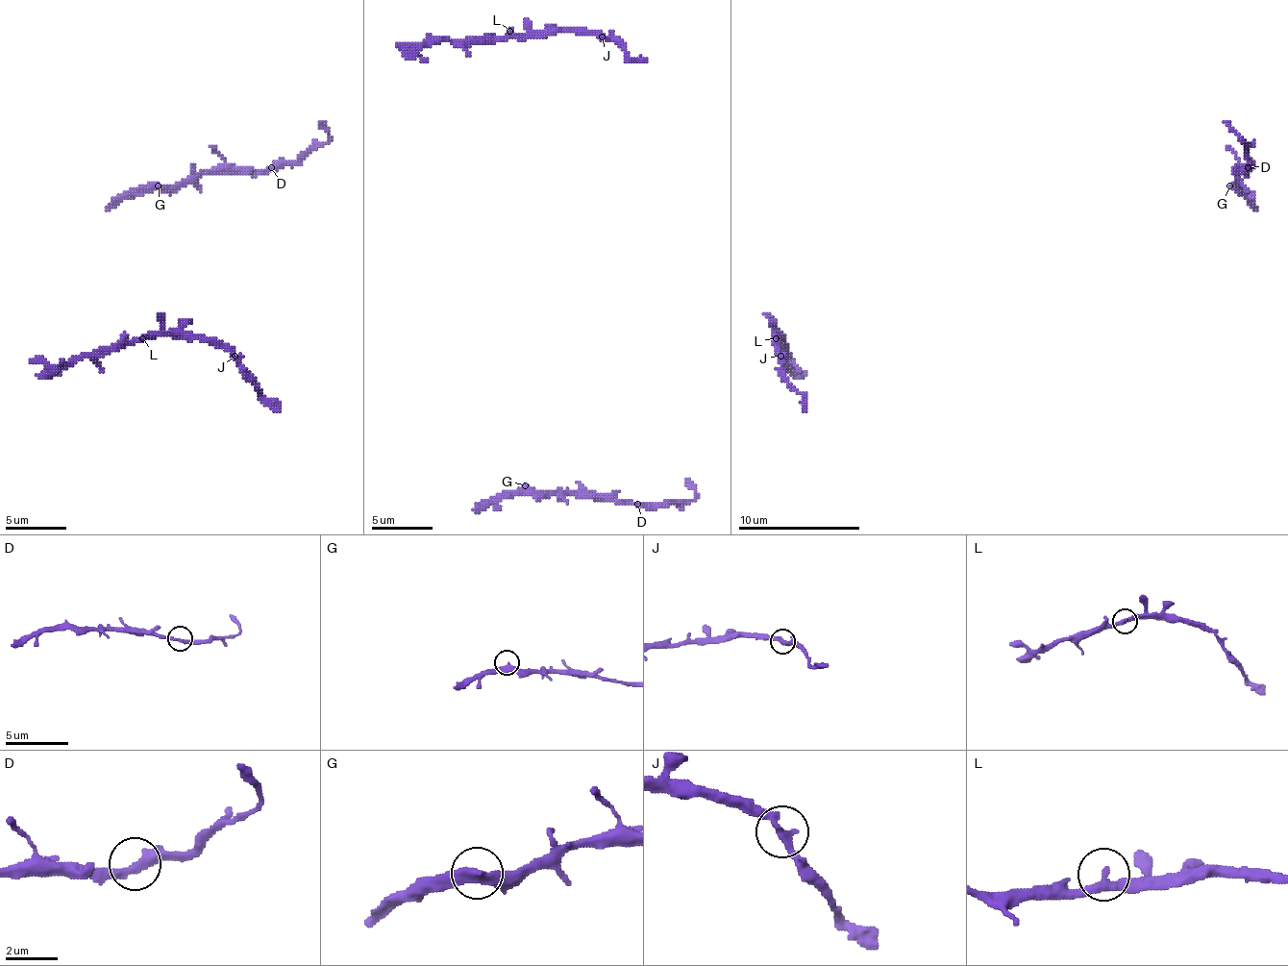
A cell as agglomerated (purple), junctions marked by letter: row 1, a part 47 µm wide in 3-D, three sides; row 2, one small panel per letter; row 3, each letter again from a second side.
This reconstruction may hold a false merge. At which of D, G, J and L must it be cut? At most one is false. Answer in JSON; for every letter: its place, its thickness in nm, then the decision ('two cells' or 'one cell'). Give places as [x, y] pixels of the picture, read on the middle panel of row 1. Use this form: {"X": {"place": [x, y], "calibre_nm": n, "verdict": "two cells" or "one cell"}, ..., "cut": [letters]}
{"D": {"place": [637, 504], "calibre_nm": 320, "verdict": "one cell"}, "G": {"place": [525, 485], "calibre_nm": 380, "verdict": "one cell"}, "J": {"place": [602, 37], "calibre_nm": 320, "verdict": "one cell"}, "L": {"place": [509, 31], "calibre_nm": 300, "verdict": "one cell"}, "cut": []}

